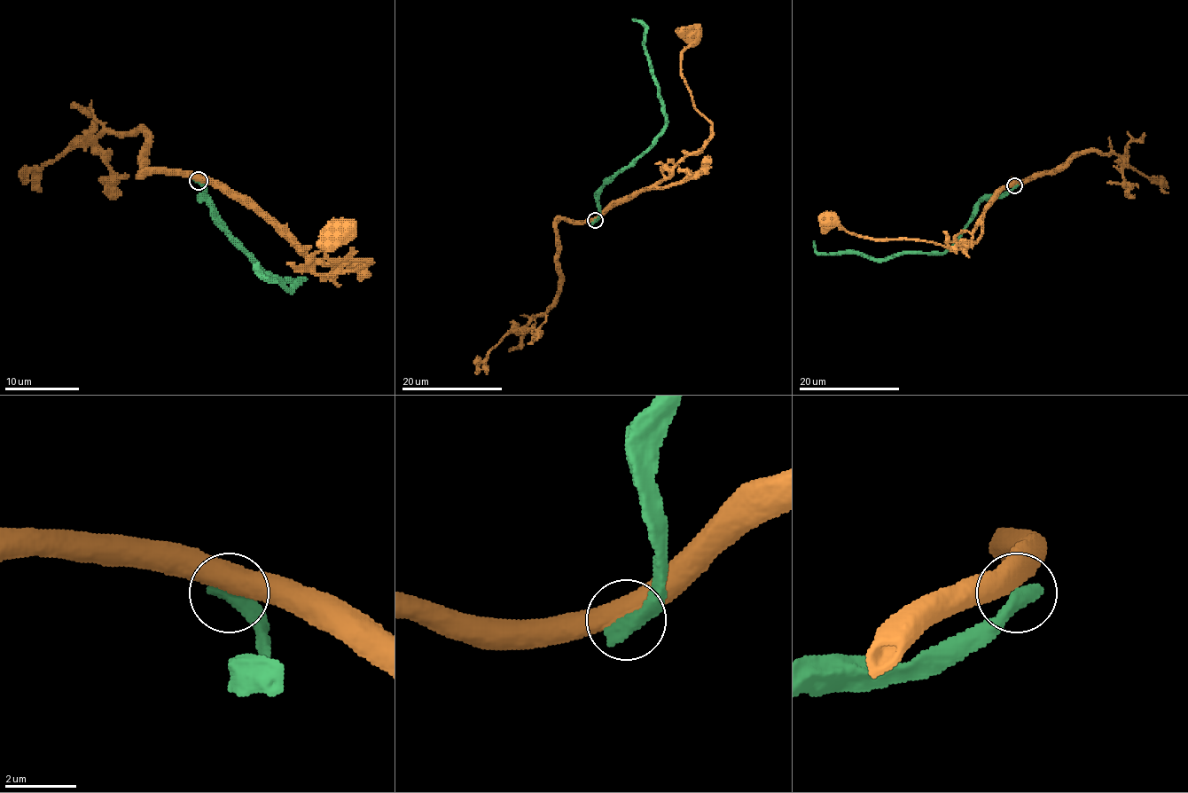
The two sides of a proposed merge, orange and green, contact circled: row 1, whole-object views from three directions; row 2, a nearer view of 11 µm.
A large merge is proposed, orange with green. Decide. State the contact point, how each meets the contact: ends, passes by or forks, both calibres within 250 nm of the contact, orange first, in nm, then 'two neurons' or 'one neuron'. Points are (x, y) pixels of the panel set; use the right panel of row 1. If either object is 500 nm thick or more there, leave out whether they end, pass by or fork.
at (1014, 185); 500 nm thick on the orange side, 500 nm on the other; two neurons

